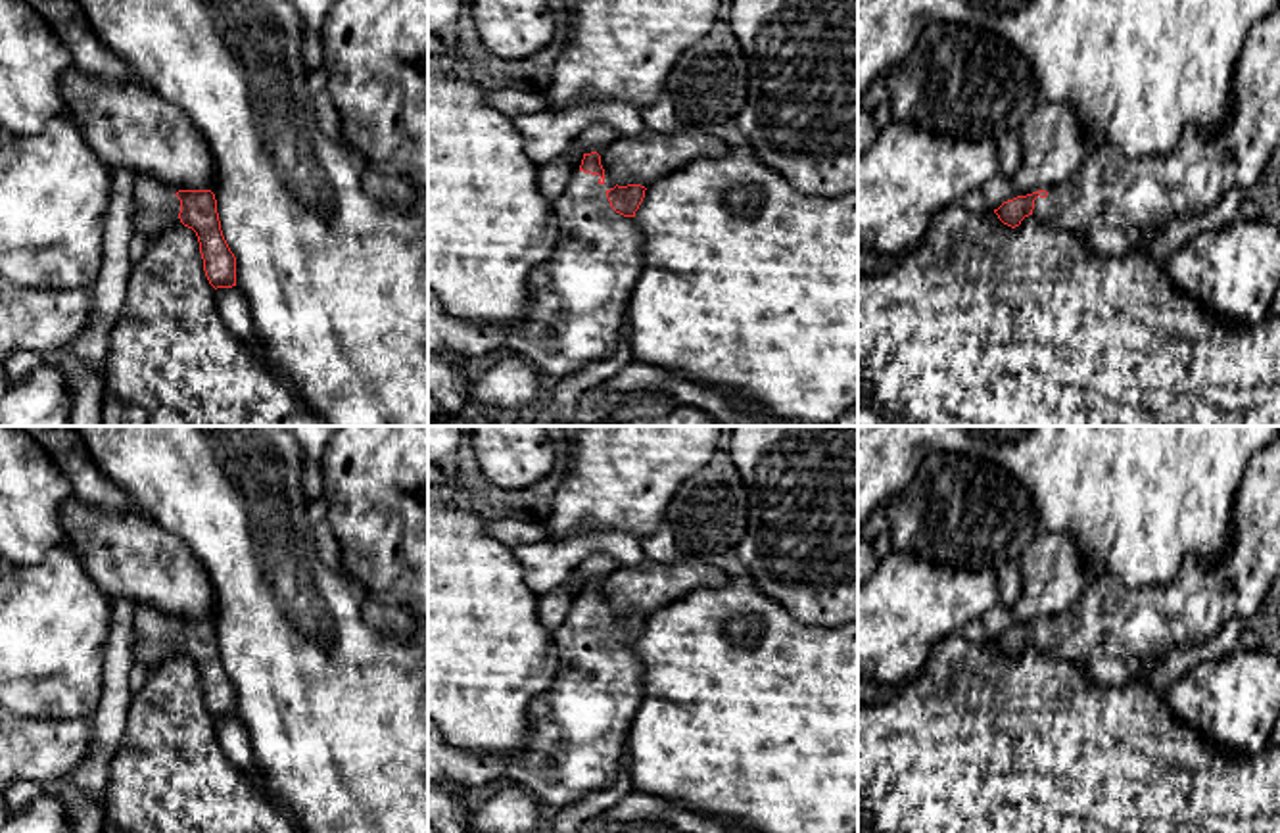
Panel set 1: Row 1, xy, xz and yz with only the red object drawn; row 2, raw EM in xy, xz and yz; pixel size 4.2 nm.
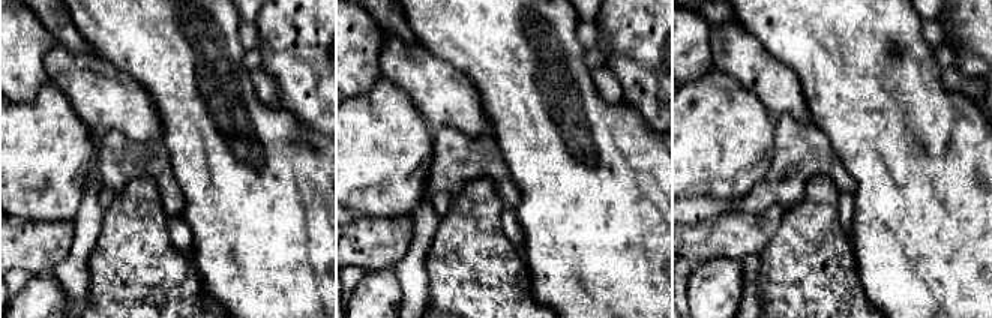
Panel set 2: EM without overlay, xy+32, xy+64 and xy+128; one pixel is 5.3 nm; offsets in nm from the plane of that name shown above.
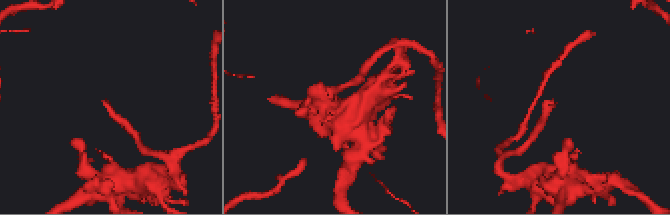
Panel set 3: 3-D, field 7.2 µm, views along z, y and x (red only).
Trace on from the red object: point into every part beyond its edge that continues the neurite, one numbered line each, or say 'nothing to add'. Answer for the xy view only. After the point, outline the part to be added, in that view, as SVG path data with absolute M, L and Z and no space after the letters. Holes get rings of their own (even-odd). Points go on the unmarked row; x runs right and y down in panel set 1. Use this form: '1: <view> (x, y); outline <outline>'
1: xy (156, 636); outline M136 603L134 610L134 664L154 670L167 656L182 654L178 649L180 630L175 626L180 616L165 614L152 605Z

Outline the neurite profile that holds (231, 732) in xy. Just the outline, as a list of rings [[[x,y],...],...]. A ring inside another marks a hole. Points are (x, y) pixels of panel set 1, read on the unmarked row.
[[[232,716],[232,718],[217,718],[215,722],[217,722],[217,739],[226,758],[259,783],[259,775],[255,774],[253,750],[242,720]]]

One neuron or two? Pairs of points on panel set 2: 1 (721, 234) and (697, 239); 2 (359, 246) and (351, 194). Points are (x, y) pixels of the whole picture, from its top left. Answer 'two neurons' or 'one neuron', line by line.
1: one neuron
2: two neurons

